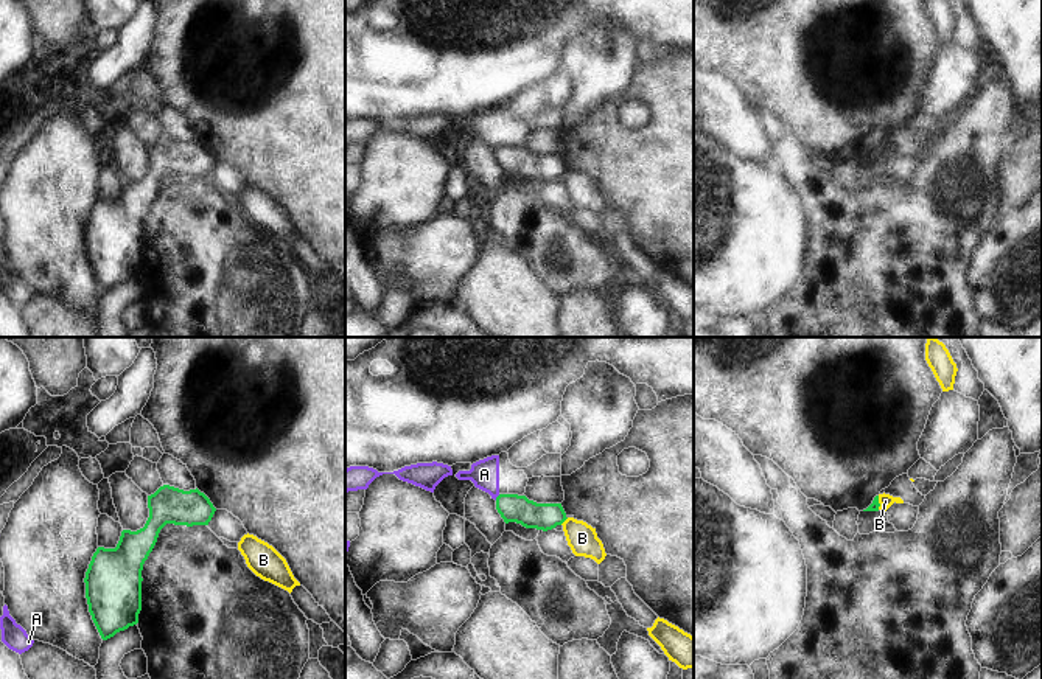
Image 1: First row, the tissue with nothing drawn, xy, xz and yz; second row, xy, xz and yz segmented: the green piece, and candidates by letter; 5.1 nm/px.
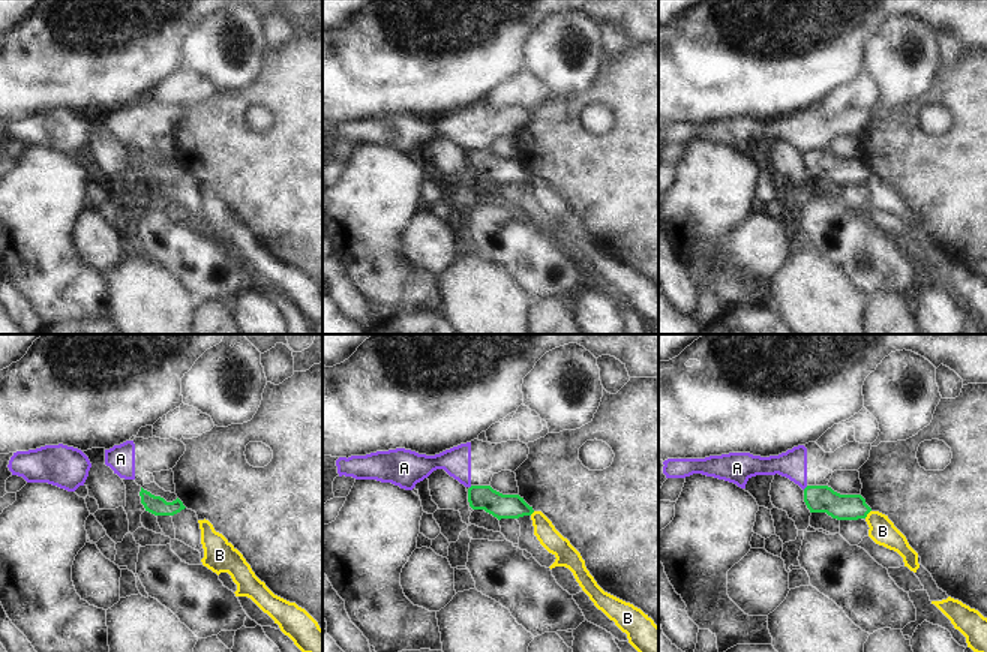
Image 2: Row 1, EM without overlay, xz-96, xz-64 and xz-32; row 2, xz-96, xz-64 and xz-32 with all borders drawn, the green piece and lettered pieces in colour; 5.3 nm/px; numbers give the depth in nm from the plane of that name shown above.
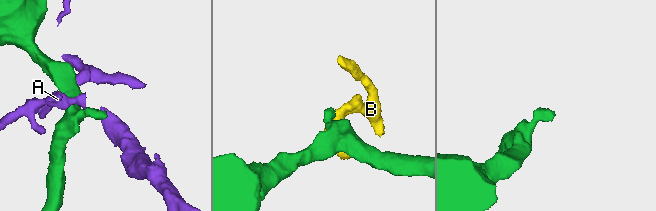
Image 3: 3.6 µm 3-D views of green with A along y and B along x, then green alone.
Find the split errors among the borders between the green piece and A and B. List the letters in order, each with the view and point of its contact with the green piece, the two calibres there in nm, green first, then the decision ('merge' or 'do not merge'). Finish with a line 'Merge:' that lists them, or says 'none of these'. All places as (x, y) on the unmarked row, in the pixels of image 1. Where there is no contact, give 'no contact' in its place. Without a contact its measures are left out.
A: contact xz (496, 149); calibres 140 and 150 nm; do not merge
B: contact xz (563, 173); calibres 140 and 160 nm; do not merge
Merge: none of these

